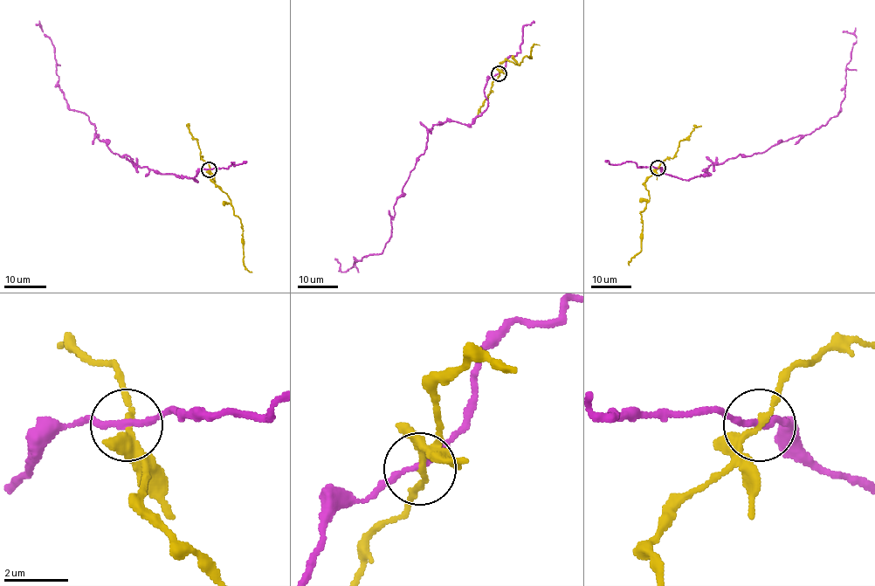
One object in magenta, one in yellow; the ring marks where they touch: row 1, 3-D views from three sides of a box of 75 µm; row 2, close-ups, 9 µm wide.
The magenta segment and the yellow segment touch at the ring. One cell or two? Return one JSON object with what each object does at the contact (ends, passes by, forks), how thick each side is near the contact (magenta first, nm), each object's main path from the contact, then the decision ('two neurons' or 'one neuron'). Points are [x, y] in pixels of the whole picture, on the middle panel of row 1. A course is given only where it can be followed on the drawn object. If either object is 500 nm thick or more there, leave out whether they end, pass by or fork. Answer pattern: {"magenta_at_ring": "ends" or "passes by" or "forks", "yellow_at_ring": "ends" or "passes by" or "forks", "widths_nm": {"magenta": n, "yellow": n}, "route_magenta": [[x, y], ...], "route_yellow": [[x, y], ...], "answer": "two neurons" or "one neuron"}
{"magenta_at_ring": "passes by", "yellow_at_ring": "passes by", "widths_nm": {"magenta": 170, "yellow": 200}, "route_magenta": [[499, 73], [486, 82], [487, 106], [471, 124], [446, 120], [430, 130], [382, 252], [345, 272], [334, 258]], "route_yellow": [[499, 73], [500, 64], [506, 59], [519, 65], [526, 56], [531, 58], [531, 48], [535, 44], [540, 44]], "answer": "two neurons"}

